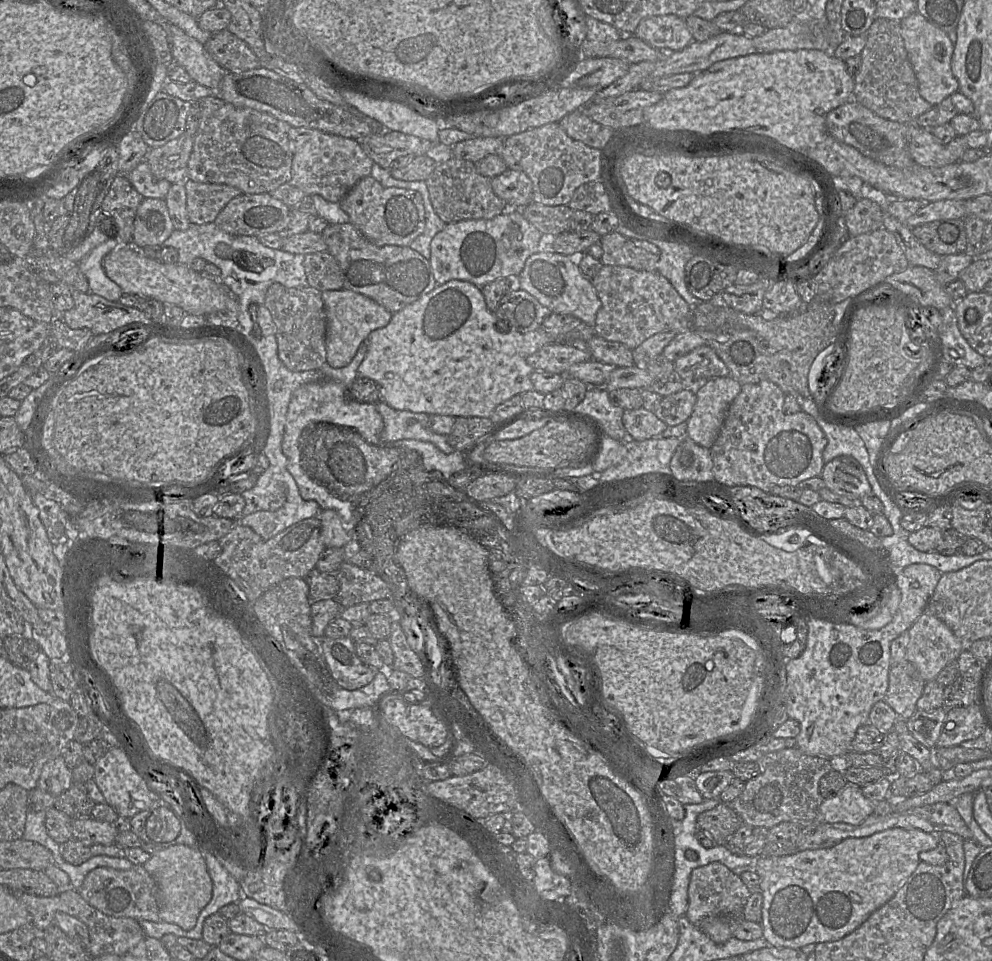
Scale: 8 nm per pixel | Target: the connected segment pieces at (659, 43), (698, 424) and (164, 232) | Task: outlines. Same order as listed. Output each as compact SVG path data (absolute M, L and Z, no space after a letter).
M673 14L642 19L634 36L662 52L673 52L687 47L693 39L685 19Z
M730 375L710 378L697 391L694 409L687 421L687 436L698 445L711 449L730 404L740 391L741 385Z
M144 198L134 219L133 246L163 245L174 231L164 199Z

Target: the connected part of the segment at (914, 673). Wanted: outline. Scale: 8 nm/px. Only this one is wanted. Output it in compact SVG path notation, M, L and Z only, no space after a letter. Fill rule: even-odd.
M908 660L898 664L892 664L889 670L889 685L884 701L899 715L907 720L917 710L917 701L921 697L926 681L922 678L918 669Z

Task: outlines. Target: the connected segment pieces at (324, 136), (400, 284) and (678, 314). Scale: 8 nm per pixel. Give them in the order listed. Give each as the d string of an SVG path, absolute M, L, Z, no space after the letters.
M290 127L289 140L293 154L292 176L289 183L301 189L305 195L317 194L329 202L340 203L359 180L371 175L374 162L356 140L305 127Z
M351 223L329 224L322 232L322 237L327 251L340 266L343 287L370 298L392 314L437 286L429 260L411 247L378 247L369 242Z
M604 265L591 282L601 300L601 308L597 313L594 325L595 335L599 337L619 342L634 350L657 333L672 331L680 334L693 328L693 308L678 294L668 279L658 271L648 272L624 266Z

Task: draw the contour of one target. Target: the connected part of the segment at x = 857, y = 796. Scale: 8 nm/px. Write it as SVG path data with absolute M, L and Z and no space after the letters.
M847 783L837 795L822 801L818 820L859 825L874 809L875 803L863 795L862 787Z

